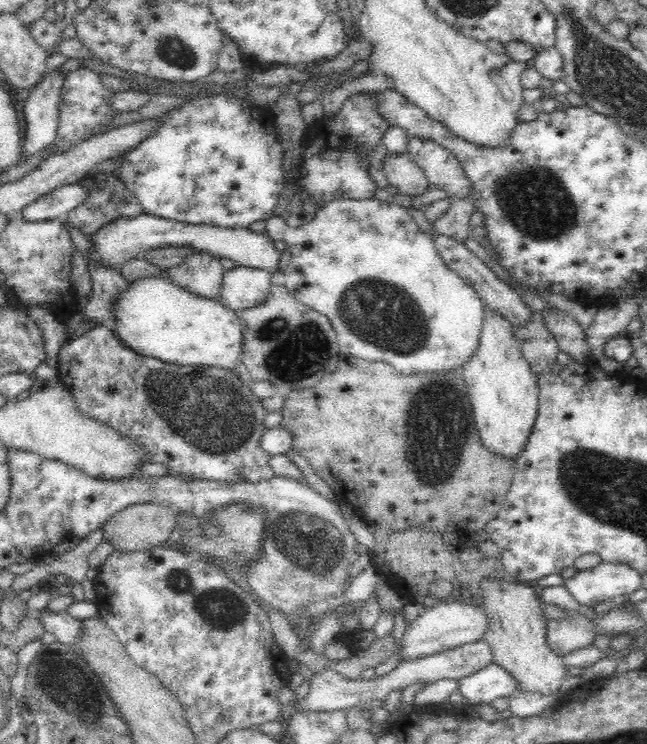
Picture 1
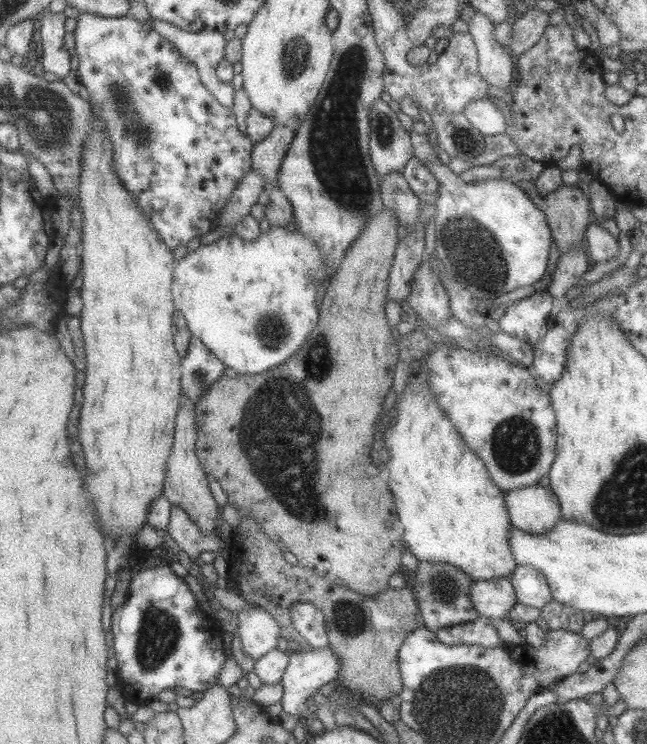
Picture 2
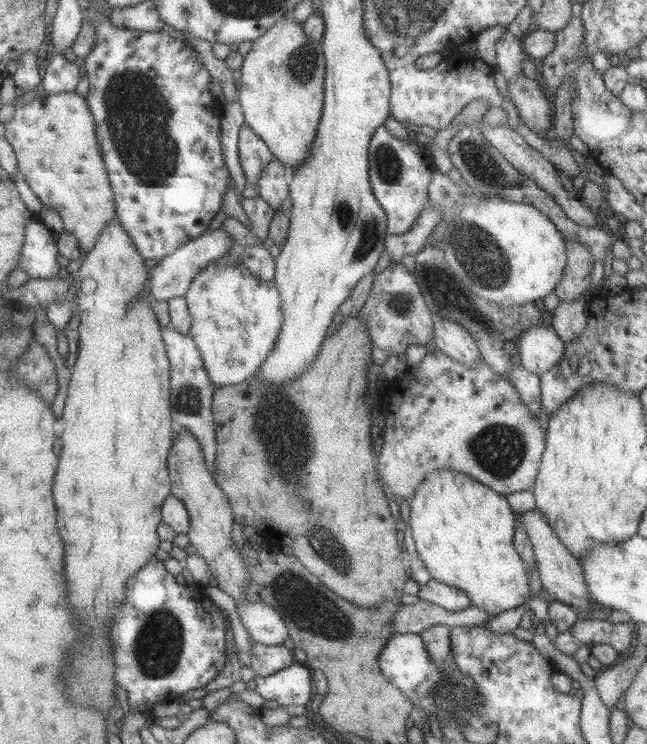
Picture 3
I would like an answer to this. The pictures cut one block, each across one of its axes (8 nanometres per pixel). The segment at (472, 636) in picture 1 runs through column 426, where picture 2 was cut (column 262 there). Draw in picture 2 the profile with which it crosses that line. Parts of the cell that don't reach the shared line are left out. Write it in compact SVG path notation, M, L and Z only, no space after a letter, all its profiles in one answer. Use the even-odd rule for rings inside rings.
M241 609L236 611L237 626L236 634L239 636L240 649L247 658L257 661L263 654L274 650L280 637L279 624L275 618L264 609Z

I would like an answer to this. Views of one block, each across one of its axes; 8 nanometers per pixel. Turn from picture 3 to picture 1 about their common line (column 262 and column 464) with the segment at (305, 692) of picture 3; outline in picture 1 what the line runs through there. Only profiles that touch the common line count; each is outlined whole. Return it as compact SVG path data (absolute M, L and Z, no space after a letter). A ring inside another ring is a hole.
M490 664L457 682L456 693L466 699L469 706L488 704L497 698L511 698L517 693L517 683L508 671L498 664Z

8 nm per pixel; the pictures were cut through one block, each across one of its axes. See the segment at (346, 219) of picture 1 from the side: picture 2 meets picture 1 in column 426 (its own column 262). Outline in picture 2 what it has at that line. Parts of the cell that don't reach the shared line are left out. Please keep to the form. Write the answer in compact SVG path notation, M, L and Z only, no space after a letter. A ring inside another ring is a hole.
M277 225L271 226L266 234L260 234L251 242L245 242L241 240L241 237L232 233L231 235L220 237L211 244L200 244L196 249L177 261L172 274L173 281L171 282L170 290L172 302L175 310L184 316L186 320L185 327L190 334L196 336L226 368L230 368L239 374L247 375L259 374L273 369L278 364L283 363L284 360L287 360L299 348L299 345L307 338L309 332L315 328L318 320L318 311L315 307L315 289L317 285L313 283L313 280L326 287L331 278L325 273L319 249L312 241L312 238L305 238L297 228L289 231L286 226Z

